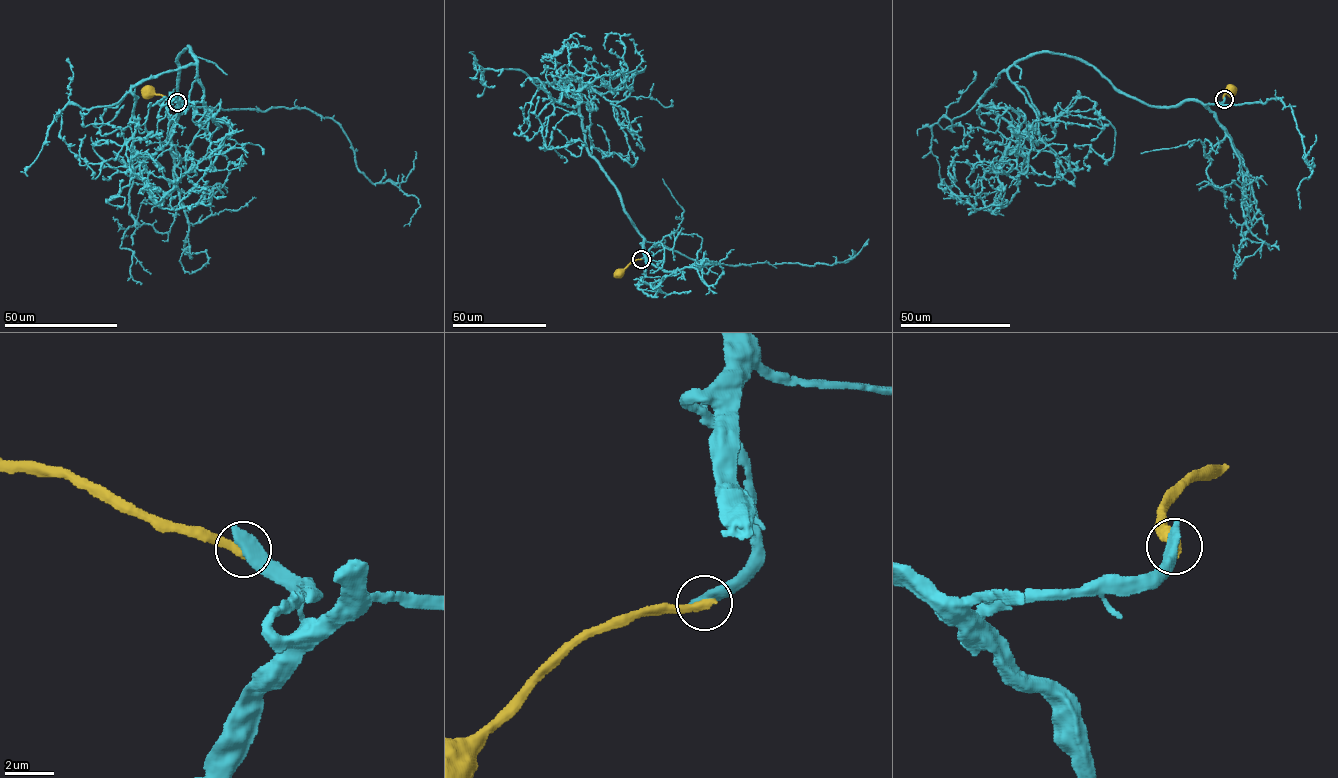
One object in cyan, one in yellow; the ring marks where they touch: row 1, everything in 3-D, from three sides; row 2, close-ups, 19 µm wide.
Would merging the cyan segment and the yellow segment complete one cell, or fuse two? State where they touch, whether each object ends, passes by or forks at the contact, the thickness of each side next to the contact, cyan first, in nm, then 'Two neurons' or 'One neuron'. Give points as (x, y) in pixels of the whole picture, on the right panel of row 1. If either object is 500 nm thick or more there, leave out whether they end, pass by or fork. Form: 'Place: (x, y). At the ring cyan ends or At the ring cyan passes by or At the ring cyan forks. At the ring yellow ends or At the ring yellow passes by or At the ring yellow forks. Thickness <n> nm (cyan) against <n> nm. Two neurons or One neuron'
Place: (1224, 99). Thickness 650 nm (cyan) against 420 nm. Two neurons

